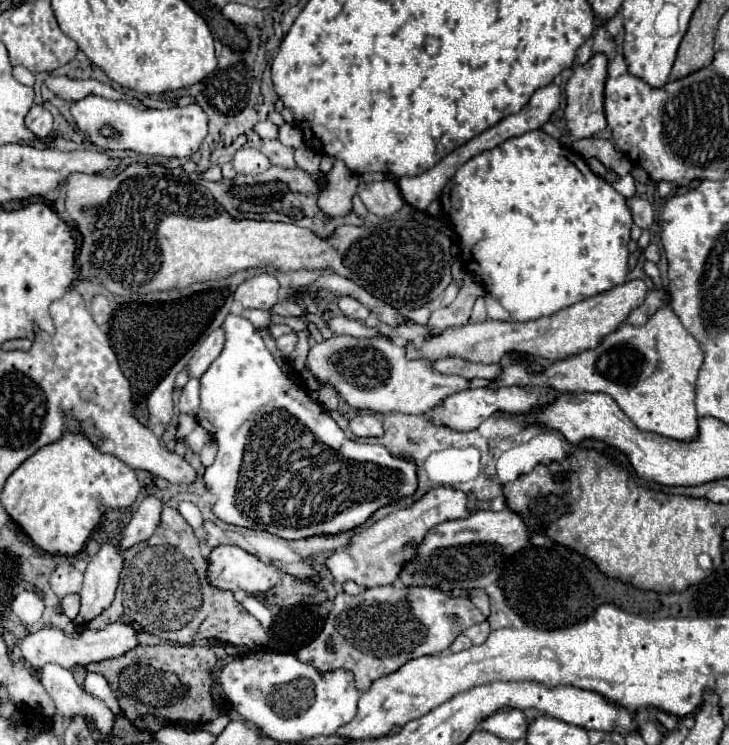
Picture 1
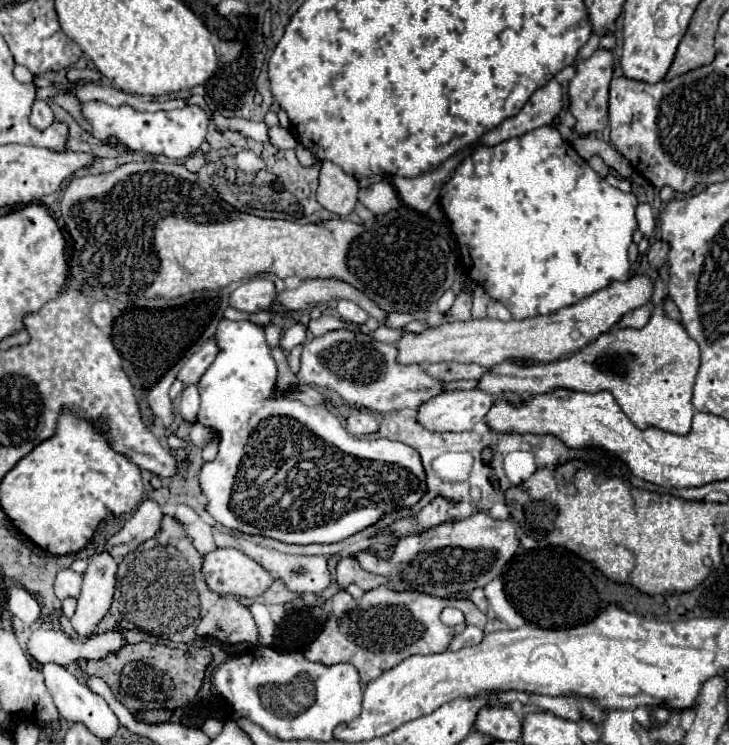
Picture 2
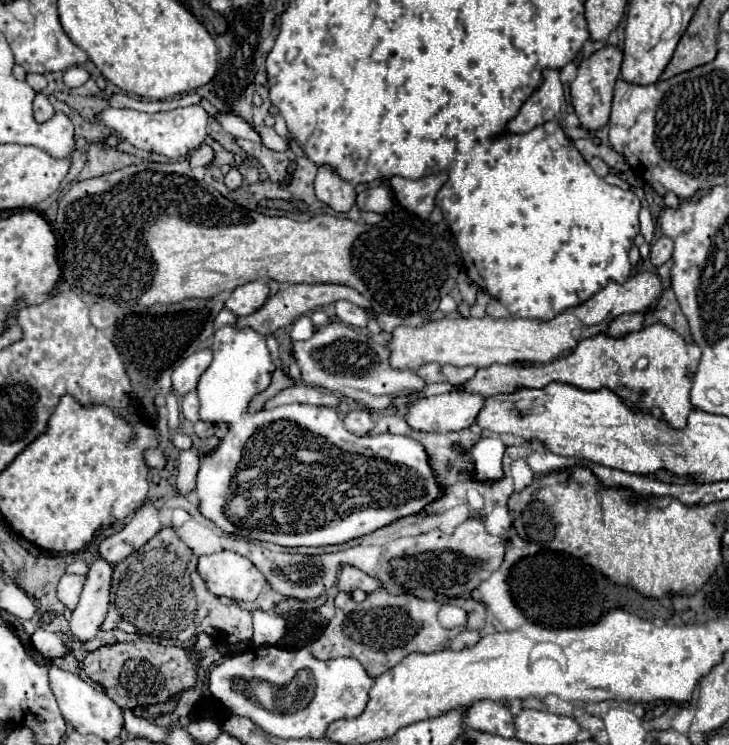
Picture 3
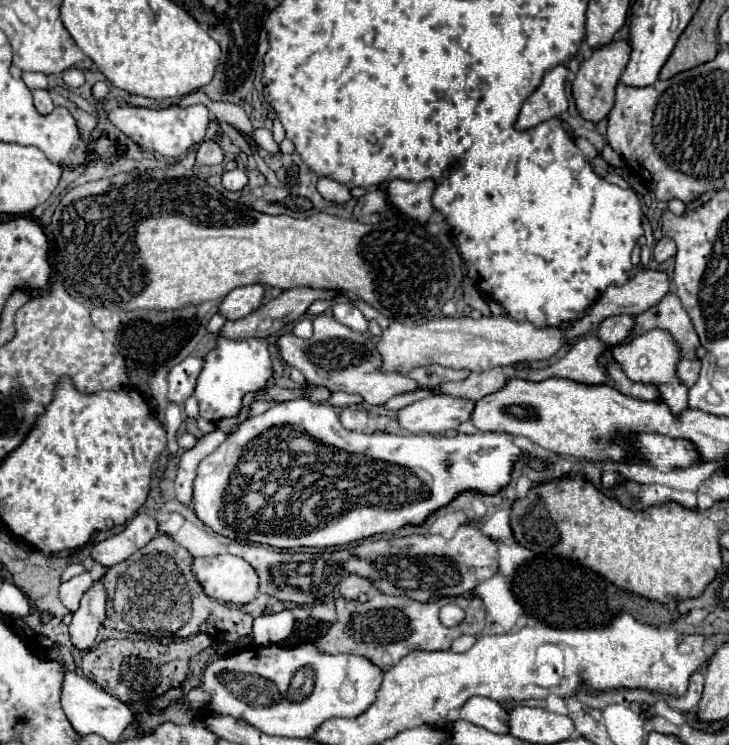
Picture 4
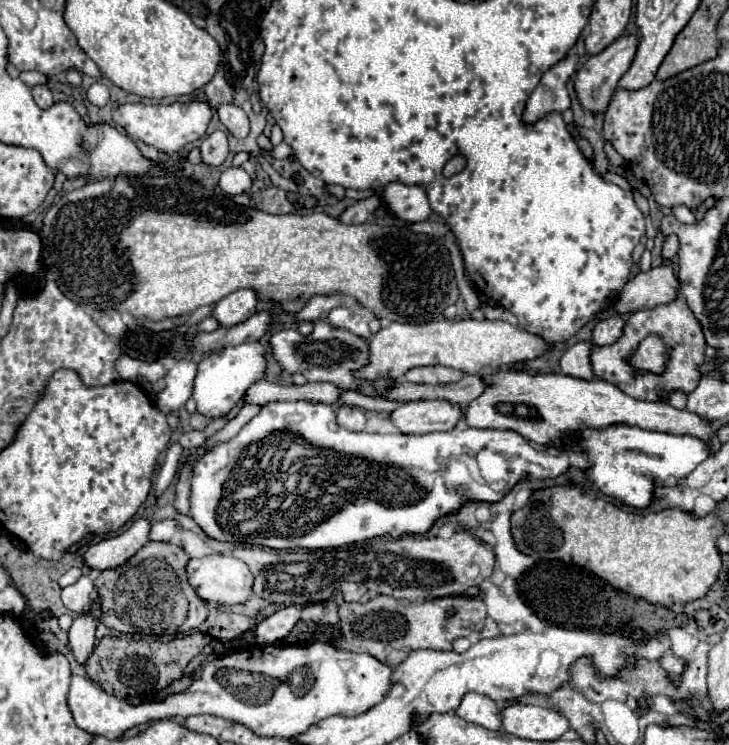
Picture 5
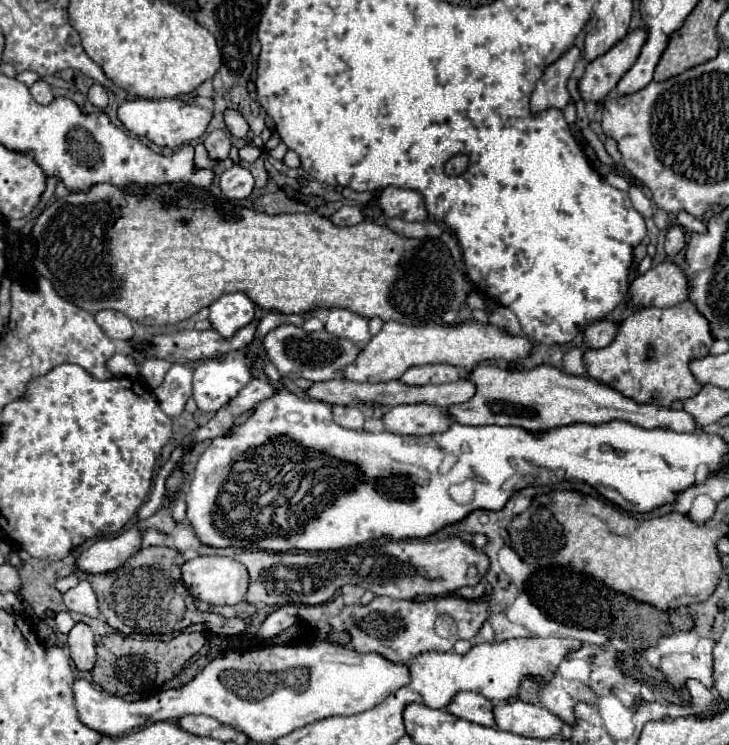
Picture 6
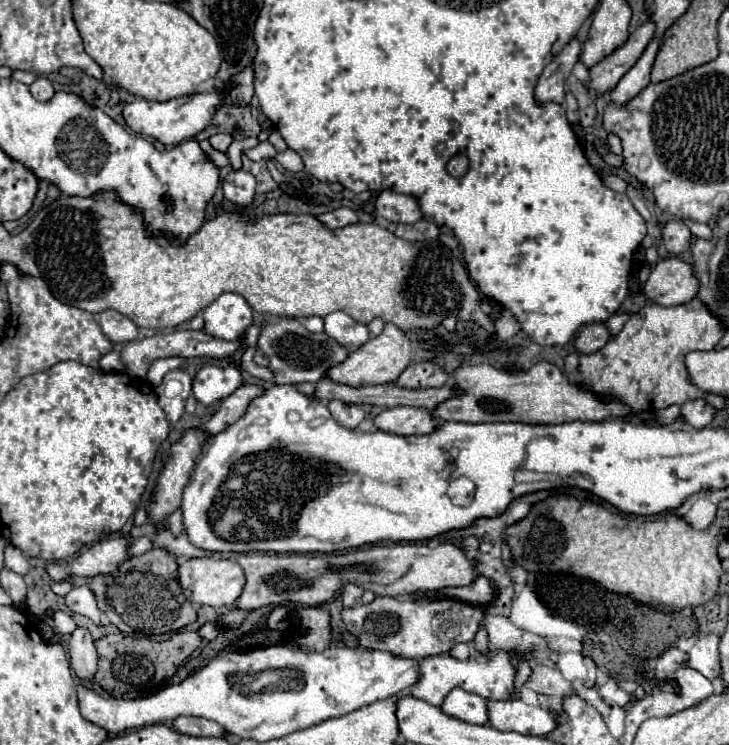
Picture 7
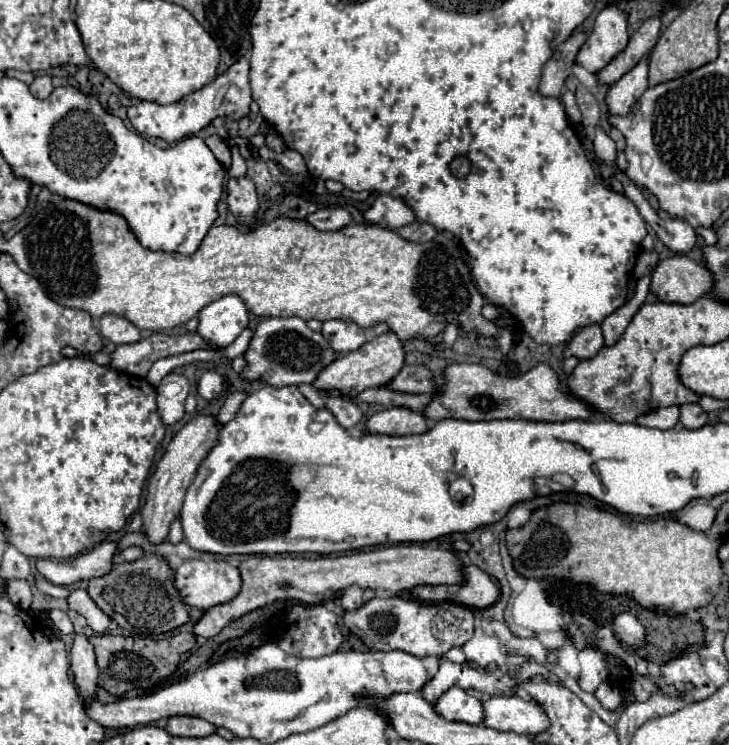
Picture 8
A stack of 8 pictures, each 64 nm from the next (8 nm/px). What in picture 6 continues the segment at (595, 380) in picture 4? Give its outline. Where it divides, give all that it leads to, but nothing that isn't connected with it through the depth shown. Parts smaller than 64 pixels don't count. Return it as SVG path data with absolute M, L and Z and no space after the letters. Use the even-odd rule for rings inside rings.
M572 348L570 352L564 354L564 370L568 374L574 374L574 376L586 374L586 368L584 368L584 362L582 362L582 348Z

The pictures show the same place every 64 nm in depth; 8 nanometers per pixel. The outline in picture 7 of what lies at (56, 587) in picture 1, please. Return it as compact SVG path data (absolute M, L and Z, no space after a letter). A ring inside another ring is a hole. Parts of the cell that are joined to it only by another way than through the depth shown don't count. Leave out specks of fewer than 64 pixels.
M88 586L72 588L72 592L66 596L66 604L72 612L78 612L86 618L90 618L96 626L102 626L102 612L96 606L96 600Z

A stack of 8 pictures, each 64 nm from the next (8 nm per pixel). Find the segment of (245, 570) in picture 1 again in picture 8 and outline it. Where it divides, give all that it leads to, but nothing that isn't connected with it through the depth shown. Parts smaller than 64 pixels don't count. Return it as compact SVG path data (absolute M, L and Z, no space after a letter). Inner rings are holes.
M186 560L174 572L174 588L180 592L184 604L192 608L208 610L216 604L224 604L232 600L240 592L242 580L238 568L230 566L224 560Z

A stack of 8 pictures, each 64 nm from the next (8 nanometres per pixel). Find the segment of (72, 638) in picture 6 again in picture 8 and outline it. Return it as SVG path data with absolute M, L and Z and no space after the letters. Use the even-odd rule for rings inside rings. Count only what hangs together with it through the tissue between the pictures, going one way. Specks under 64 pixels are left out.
M84 634L74 636L74 644L70 650L70 670L74 674L74 682L84 704L96 700L98 692L98 666L94 648Z

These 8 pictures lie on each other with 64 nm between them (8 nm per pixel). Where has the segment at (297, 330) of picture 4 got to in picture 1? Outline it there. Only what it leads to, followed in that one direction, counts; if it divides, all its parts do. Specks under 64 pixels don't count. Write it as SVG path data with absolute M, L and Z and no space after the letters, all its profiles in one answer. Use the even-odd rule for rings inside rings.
M290 332L290 334L284 334L282 338L278 338L278 340L276 340L276 346L280 348L280 352L282 352L284 356L288 356L288 354L294 350L296 342L298 342L296 332Z

